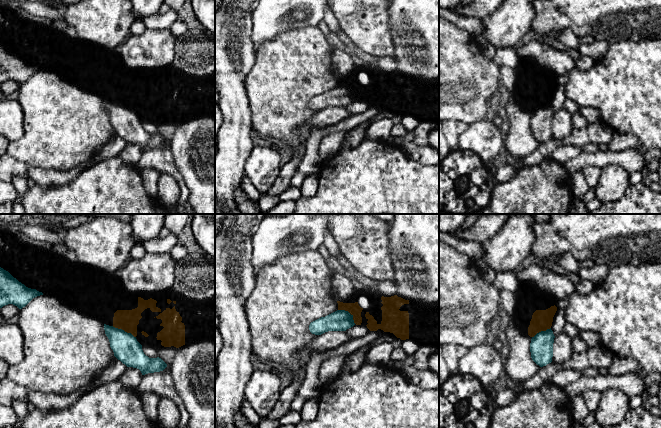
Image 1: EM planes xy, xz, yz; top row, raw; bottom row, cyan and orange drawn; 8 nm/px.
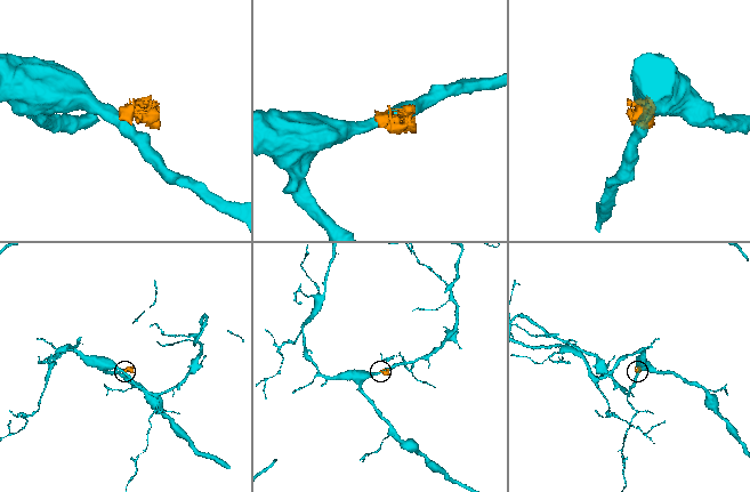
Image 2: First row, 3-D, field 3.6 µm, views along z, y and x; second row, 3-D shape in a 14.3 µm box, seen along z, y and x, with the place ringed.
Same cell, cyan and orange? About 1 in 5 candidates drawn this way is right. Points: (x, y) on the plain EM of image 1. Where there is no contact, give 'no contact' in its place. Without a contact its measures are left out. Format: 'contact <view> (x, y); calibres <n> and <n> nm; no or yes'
contact xy (123, 106); calibres 220 and 170 nm; no

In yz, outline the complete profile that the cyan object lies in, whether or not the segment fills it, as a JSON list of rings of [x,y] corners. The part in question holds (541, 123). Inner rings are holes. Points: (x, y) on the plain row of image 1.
[[[550,104],[537,109],[531,115],[531,134],[540,143],[552,138],[554,114],[555,112]]]

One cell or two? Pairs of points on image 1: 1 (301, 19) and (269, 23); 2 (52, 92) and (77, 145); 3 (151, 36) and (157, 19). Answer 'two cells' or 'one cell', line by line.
1: one cell
2: one cell
3: two cells

